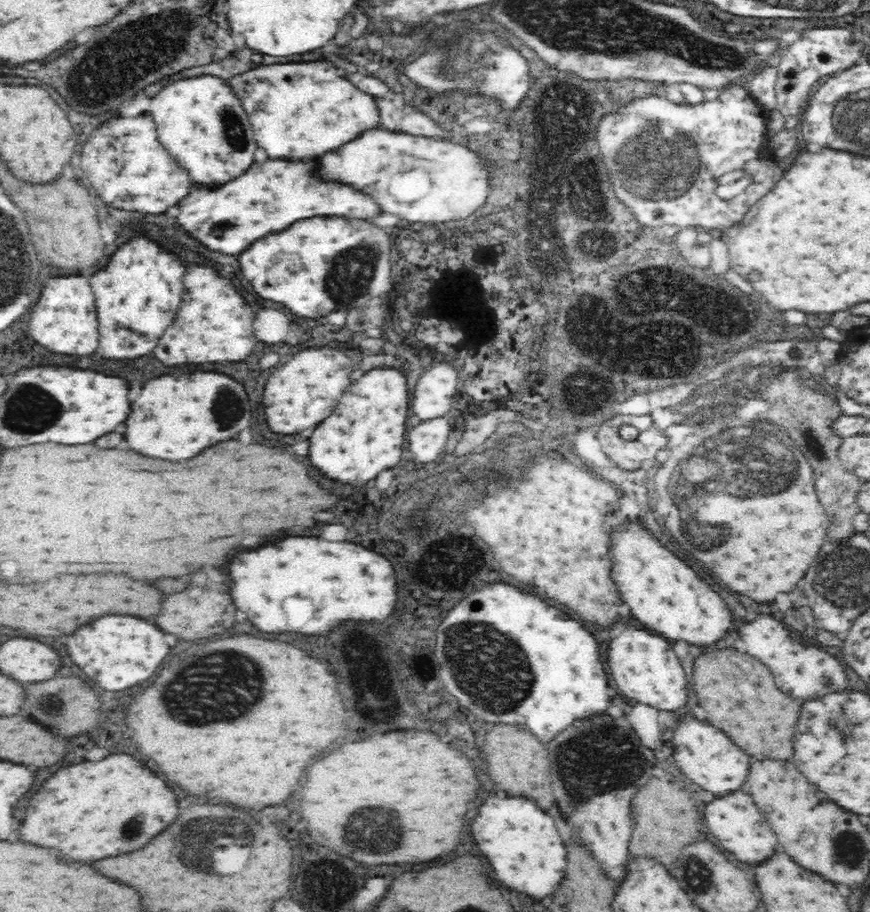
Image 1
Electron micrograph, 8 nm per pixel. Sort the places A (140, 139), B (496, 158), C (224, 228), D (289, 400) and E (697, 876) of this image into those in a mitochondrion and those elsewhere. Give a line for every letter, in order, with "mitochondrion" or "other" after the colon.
A: other
B: other
C: mitochondrion
D: other
E: mitochondrion

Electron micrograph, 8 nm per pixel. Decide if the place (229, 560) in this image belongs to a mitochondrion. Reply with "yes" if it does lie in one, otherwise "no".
no

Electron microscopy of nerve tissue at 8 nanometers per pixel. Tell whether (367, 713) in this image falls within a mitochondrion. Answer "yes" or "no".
no

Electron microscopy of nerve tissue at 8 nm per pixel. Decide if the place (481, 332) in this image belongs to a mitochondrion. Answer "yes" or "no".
no

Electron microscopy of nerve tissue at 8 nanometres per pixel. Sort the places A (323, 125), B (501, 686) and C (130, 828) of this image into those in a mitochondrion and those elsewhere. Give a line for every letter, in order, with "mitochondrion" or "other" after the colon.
A: other
B: mitochondrion
C: mitochondrion

